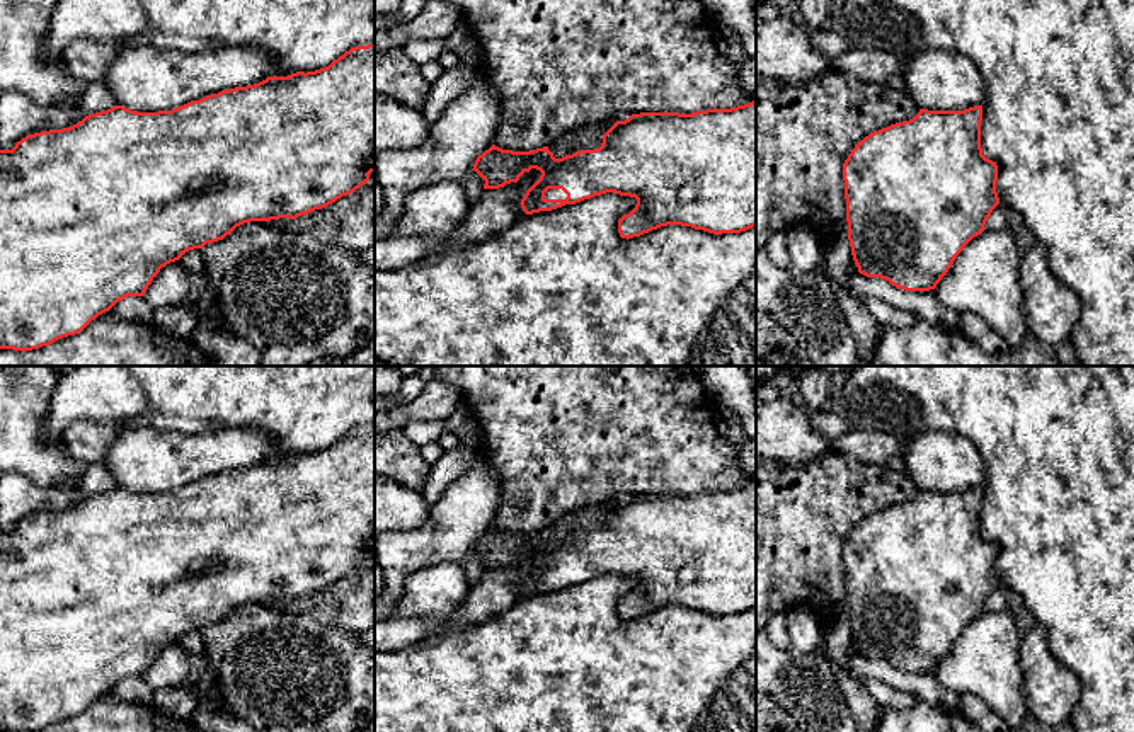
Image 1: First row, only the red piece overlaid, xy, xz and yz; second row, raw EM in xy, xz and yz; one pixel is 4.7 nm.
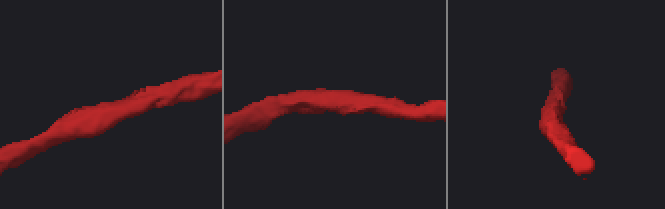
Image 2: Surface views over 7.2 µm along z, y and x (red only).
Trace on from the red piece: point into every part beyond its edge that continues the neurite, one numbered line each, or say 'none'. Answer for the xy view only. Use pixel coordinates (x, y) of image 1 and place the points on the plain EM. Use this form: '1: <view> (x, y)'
none

